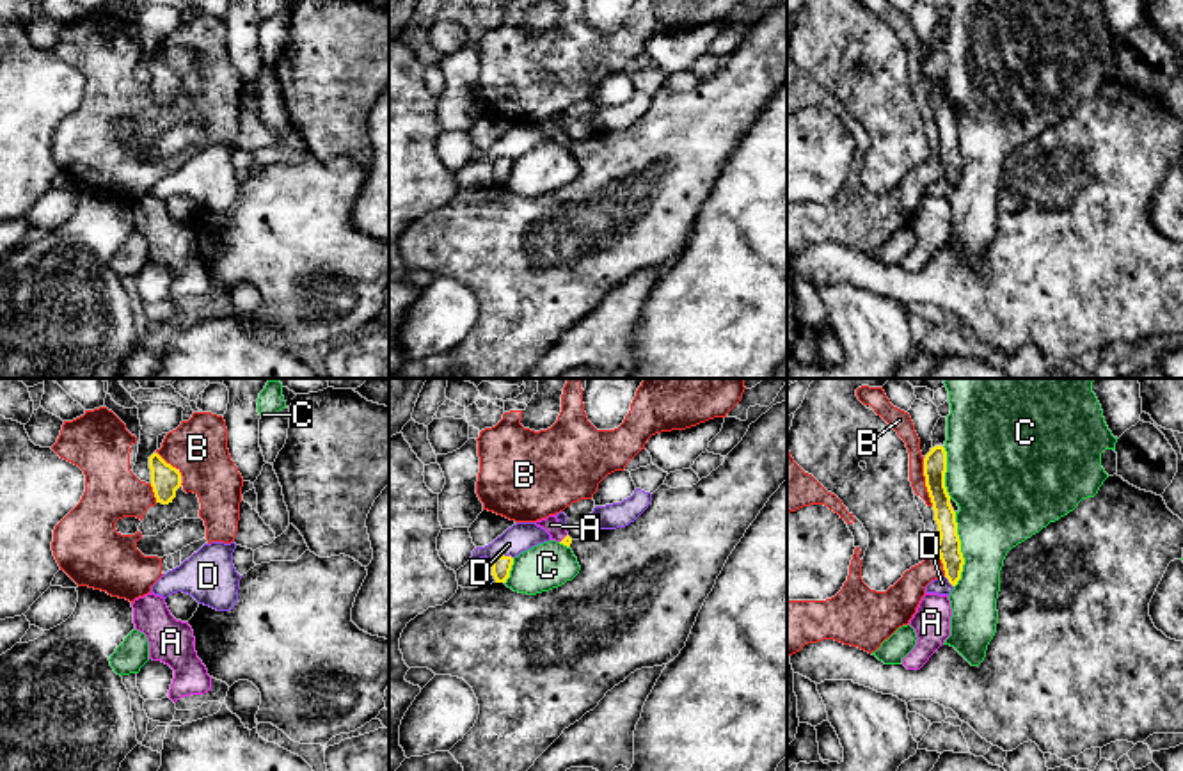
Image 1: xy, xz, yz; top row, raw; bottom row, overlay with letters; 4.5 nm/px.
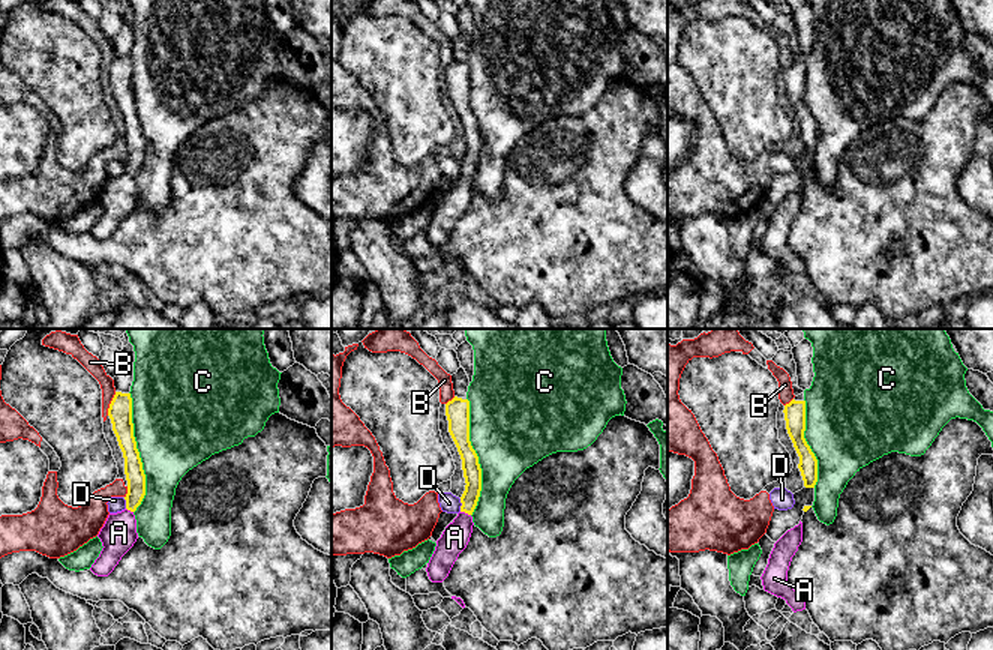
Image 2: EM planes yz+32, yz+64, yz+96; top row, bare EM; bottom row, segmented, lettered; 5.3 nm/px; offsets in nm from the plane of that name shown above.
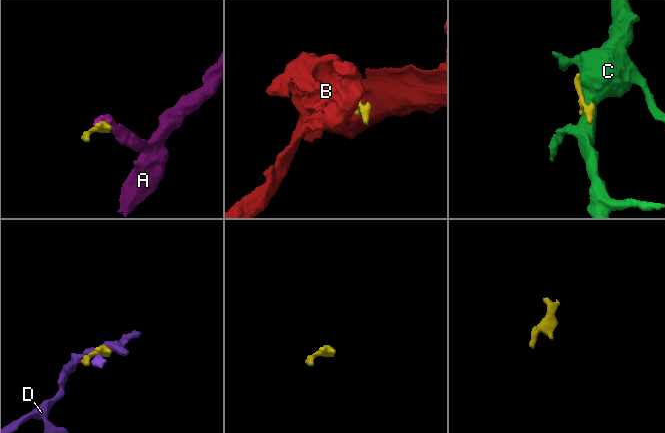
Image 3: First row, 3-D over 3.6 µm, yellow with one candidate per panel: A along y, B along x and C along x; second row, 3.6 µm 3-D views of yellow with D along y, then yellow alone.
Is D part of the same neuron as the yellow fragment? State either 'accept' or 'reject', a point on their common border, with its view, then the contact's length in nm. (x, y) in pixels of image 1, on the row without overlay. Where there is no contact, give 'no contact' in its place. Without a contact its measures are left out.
reject | xz (501, 157) | 100 nm

